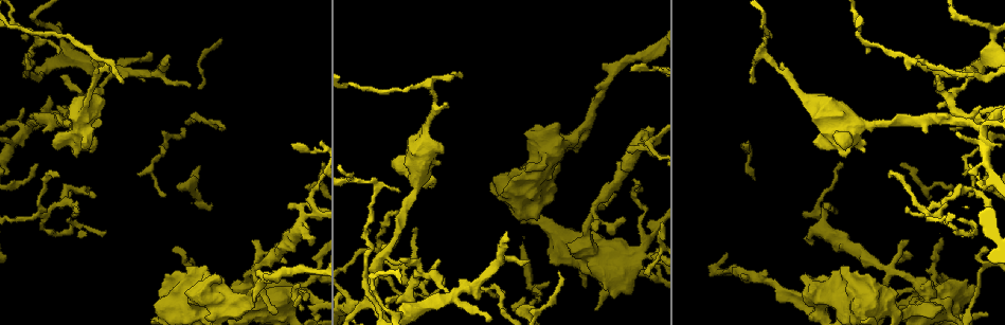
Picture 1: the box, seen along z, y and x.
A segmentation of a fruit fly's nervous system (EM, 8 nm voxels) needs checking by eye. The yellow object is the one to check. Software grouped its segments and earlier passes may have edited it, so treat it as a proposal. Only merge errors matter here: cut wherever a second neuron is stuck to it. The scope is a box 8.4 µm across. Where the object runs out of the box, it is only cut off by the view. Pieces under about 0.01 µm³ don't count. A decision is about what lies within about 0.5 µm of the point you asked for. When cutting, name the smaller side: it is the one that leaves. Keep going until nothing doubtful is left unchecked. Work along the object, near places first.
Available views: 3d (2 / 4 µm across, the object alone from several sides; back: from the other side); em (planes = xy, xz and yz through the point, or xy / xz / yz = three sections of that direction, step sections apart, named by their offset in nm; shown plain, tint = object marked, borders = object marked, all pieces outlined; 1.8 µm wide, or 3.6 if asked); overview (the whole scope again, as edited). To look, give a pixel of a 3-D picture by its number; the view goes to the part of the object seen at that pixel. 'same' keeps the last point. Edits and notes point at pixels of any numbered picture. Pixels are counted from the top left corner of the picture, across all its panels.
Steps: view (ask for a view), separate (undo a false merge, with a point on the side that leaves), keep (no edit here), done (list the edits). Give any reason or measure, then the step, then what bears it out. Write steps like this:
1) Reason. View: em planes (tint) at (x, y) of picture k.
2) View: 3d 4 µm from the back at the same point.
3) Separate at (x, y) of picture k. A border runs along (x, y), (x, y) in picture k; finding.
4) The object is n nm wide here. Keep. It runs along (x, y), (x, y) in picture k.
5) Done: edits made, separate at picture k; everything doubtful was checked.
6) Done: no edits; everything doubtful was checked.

Calibre changes. View: em 3.6 µm xy step 4 (tint) at (571, 241) of picture 1.

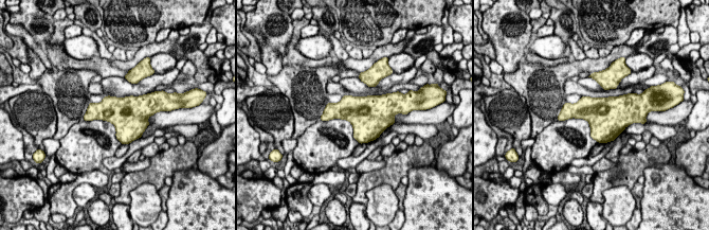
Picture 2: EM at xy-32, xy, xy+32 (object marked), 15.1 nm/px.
Keep. All the same neuron.

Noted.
Arms part here. View: 3d 2 µm at (230, 299) of picture 1.

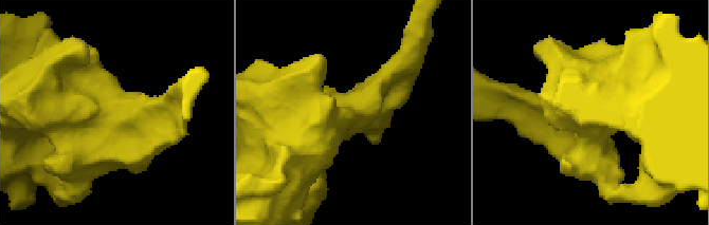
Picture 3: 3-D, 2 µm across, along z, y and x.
Shape alone is not enough. View: em xz step 8 (tint) at (111, 114) of picture 3.

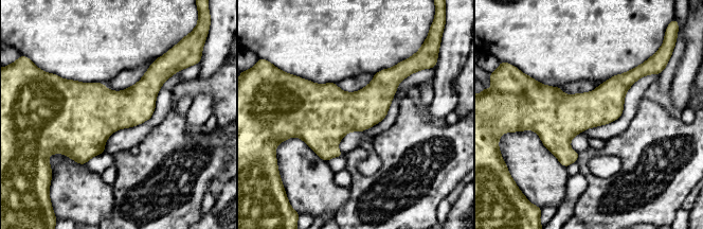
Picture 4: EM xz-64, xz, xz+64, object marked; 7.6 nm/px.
Keep. One neuron here.

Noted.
Four arms meet. View: 3d 2 µm from the back at (821, 229) of picture 1.

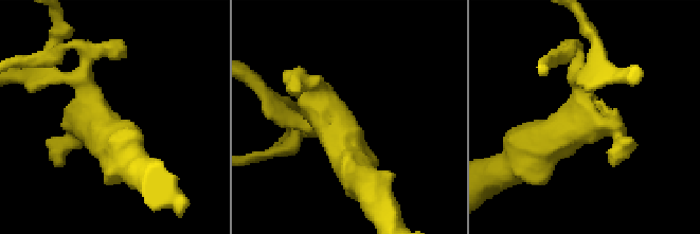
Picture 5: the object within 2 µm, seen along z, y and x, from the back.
View: em 3.6 µm xz step 8 (tint) at (330, 123) of picture 5.

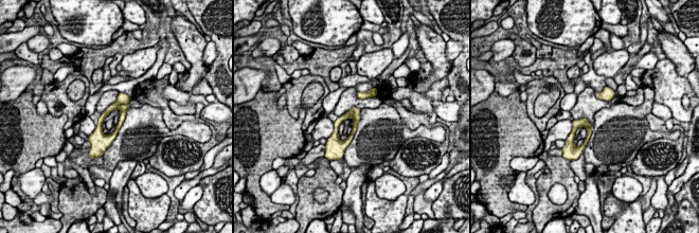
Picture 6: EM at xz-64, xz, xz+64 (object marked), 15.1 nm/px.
View: em 3.6 µm planes (borders) at the same point.

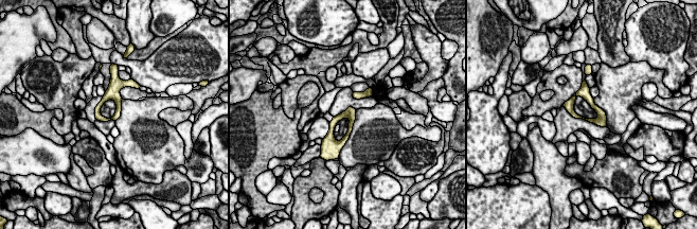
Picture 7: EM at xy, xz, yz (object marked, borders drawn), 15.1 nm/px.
Keep. It runs along (584, 87), (604, 124) in picture 7; one neuron here.

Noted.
Sharp bend. View: 3d 4 µm at (110, 70) of picture 1.

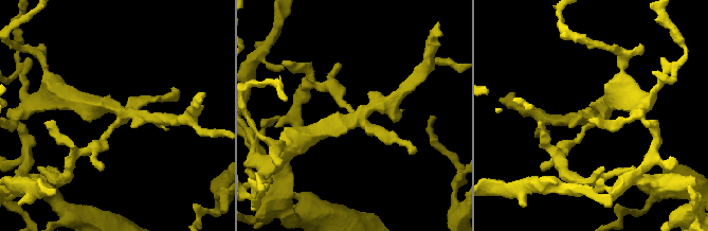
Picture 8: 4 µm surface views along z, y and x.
Need the tissue. View: em planes (tint) at (594, 112) of picture 8.

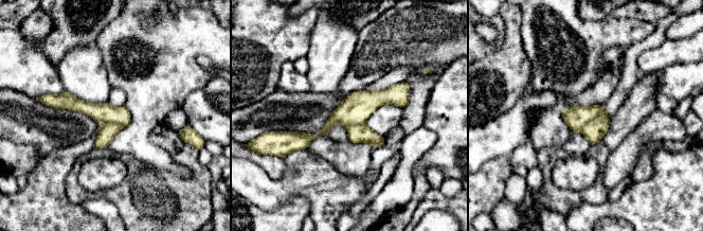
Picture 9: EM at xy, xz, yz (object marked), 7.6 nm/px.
Separate at (594, 131) of picture 9. A border runs along (602, 109), (580, 130) in picture 9; two neurons meet here.

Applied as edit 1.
Thick turns thin. View: em planes (tint) at (252, 143) of picture 8.

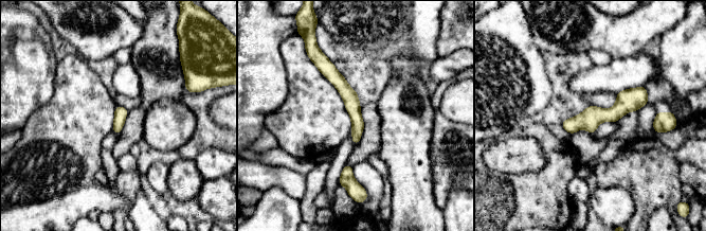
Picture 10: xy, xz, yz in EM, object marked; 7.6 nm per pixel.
Keep. It runs along (644, 90), (613, 114), (565, 125) in picture 10; continuous, no second neuron.

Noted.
Done: edits made, separate at picture 9; everything doubtful was checked.

